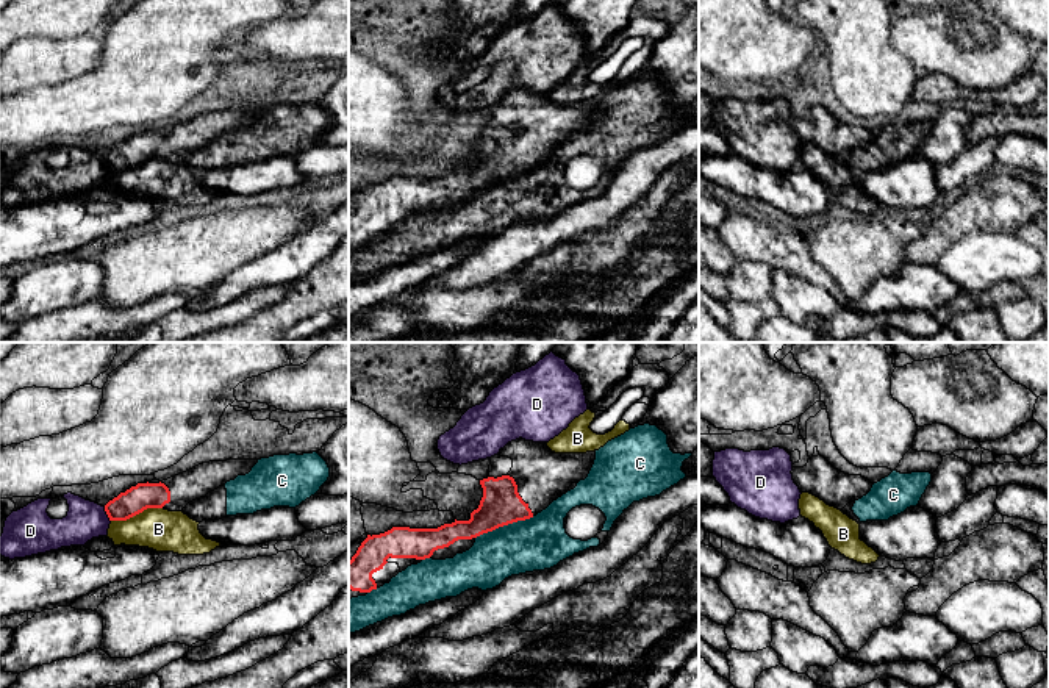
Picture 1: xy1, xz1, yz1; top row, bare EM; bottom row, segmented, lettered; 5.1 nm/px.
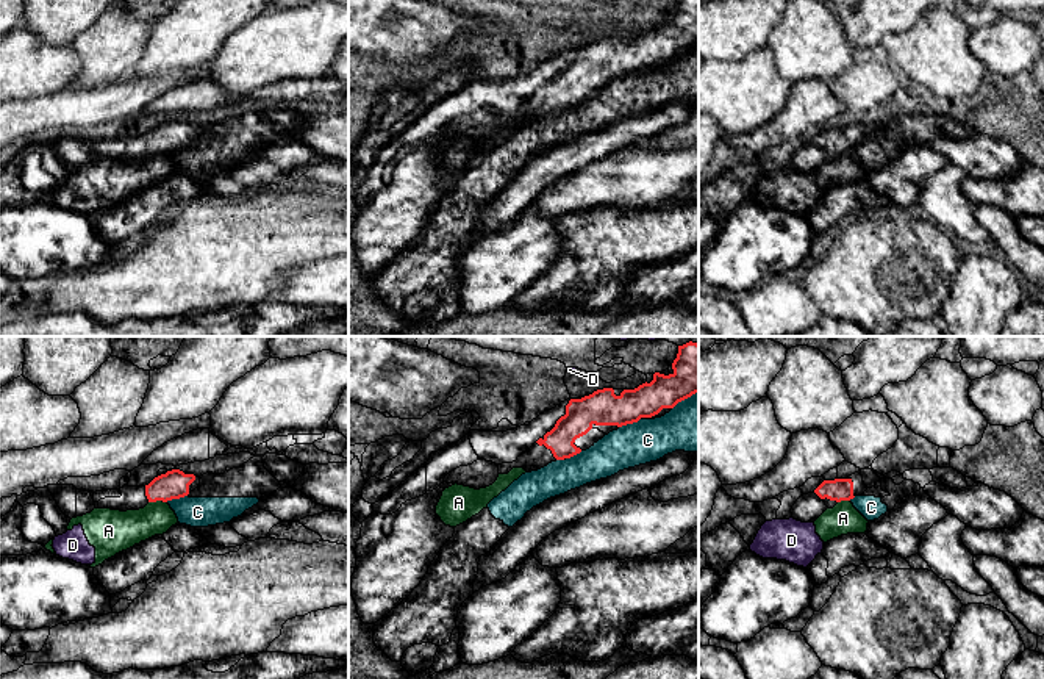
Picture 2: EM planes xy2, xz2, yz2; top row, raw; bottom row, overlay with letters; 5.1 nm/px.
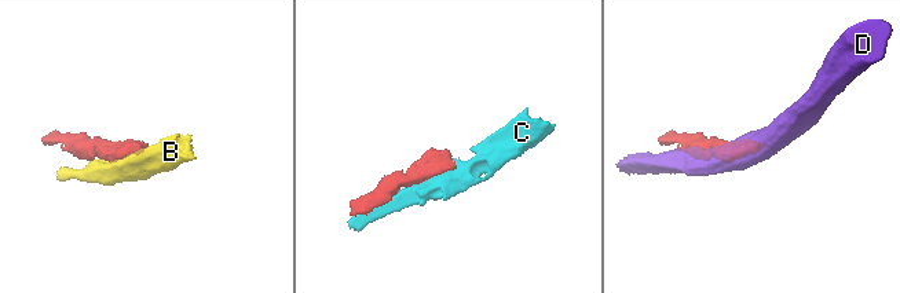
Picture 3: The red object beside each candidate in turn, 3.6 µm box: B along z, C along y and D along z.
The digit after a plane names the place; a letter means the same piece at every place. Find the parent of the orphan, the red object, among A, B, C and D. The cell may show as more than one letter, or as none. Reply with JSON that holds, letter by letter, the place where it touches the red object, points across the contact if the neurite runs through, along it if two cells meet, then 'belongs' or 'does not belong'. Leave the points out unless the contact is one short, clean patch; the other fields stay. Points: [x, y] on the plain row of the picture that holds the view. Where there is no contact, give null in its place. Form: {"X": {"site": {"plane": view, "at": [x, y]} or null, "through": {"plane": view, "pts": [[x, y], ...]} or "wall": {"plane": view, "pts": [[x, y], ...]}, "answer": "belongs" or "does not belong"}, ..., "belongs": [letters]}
{"A": {"site": {"plane": "xy2", "at": [157, 149]}, "wall": {"plane": "xy2", "pts": [[166, 150], [149, 152]]}, "answer": "does not belong"}, "B": {"site": {"plane": "xy1", "at": [136, 163]}, "answer": "does not belong"}, "C": {"site": {"plane": "xz1", "at": [504, 174]}, "answer": "does not belong"}, "D": {"site": {"plane": "xy1", "at": [107, 163]}, "answer": "does not belong"}, "belongs": []}

